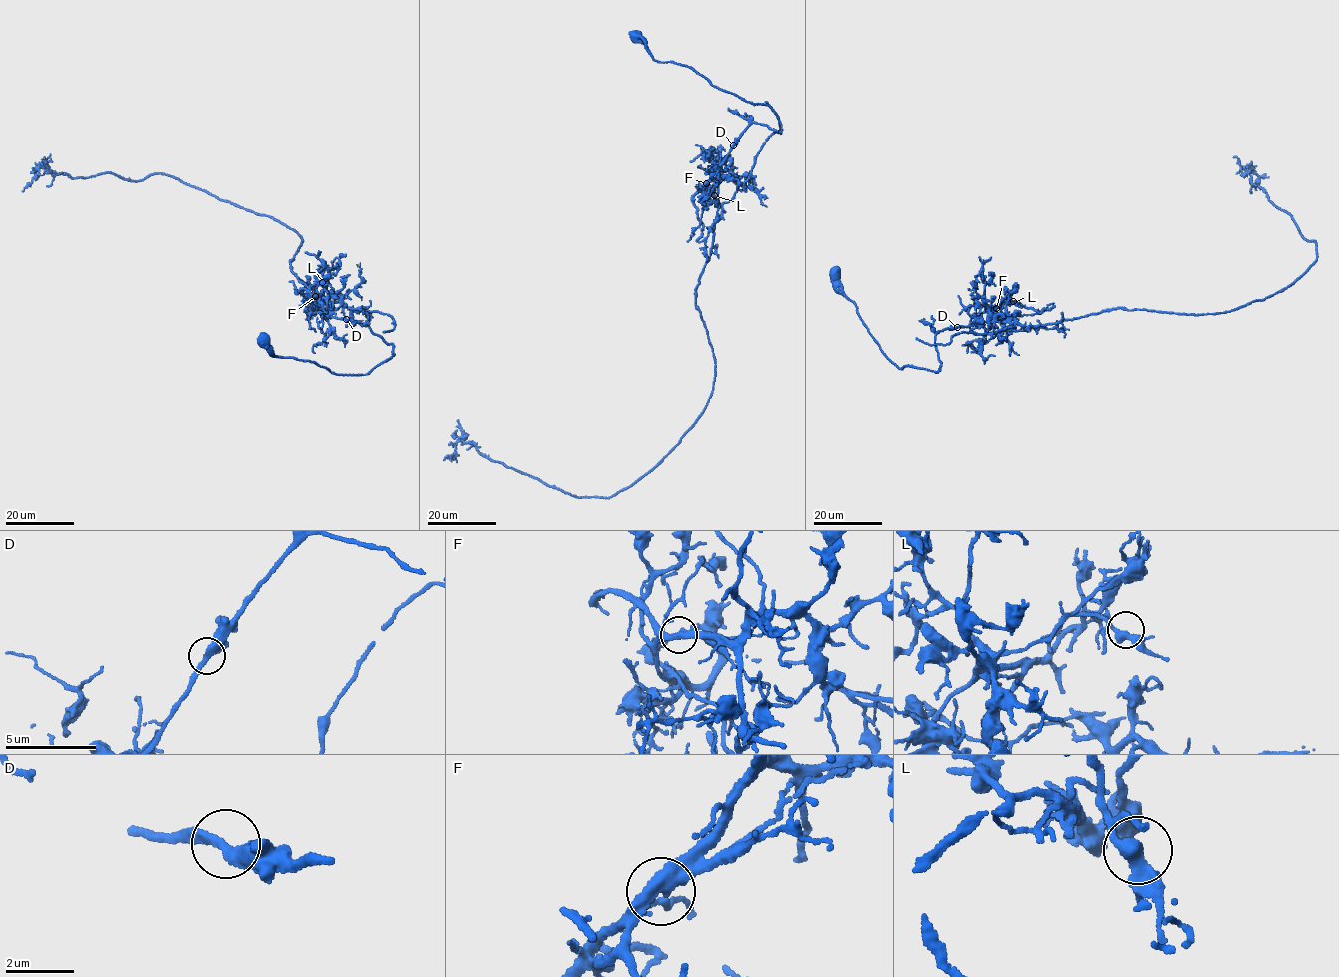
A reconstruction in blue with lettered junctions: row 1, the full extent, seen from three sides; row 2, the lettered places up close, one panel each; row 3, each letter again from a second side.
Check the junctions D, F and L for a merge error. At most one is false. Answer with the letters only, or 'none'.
F

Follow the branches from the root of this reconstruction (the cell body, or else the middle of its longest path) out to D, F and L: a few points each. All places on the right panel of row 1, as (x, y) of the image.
D: (836, 276), (874, 340), (899, 369), (907, 366), (938, 372), (941, 362), (934, 336), (957, 327)
F: (836, 276), (874, 340), (900, 369), (938, 372), (936, 334), (972, 325), (996, 308)
L: (836, 276), (874, 340), (900, 369), (938, 372), (936, 334), (975, 324), (1004, 299), (1013, 301)

